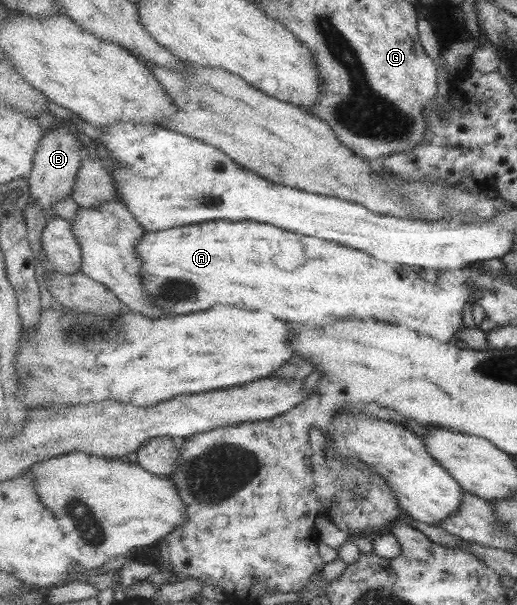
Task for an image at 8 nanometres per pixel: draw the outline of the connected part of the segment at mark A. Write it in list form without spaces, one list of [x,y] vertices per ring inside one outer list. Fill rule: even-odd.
[[[216,220],[197,223],[193,227],[146,232],[137,245],[136,253],[143,260],[141,276],[145,291],[149,291],[147,294],[153,299],[151,302],[161,307],[161,310],[173,313],[207,311],[217,303],[239,305],[241,301],[241,305],[251,311],[269,311],[277,319],[289,323],[297,334],[303,327],[329,327],[335,321],[345,319],[377,319],[385,323],[399,323],[401,313],[415,311],[415,331],[433,336],[443,343],[454,342],[455,335],[464,328],[464,314],[467,309],[463,300],[458,300],[451,290],[443,289],[441,279],[435,273],[429,277],[426,268],[385,263],[365,251],[343,245],[339,247],[339,243],[285,231],[285,228],[269,223]],[[307,271],[321,271],[321,277],[311,277]]]

